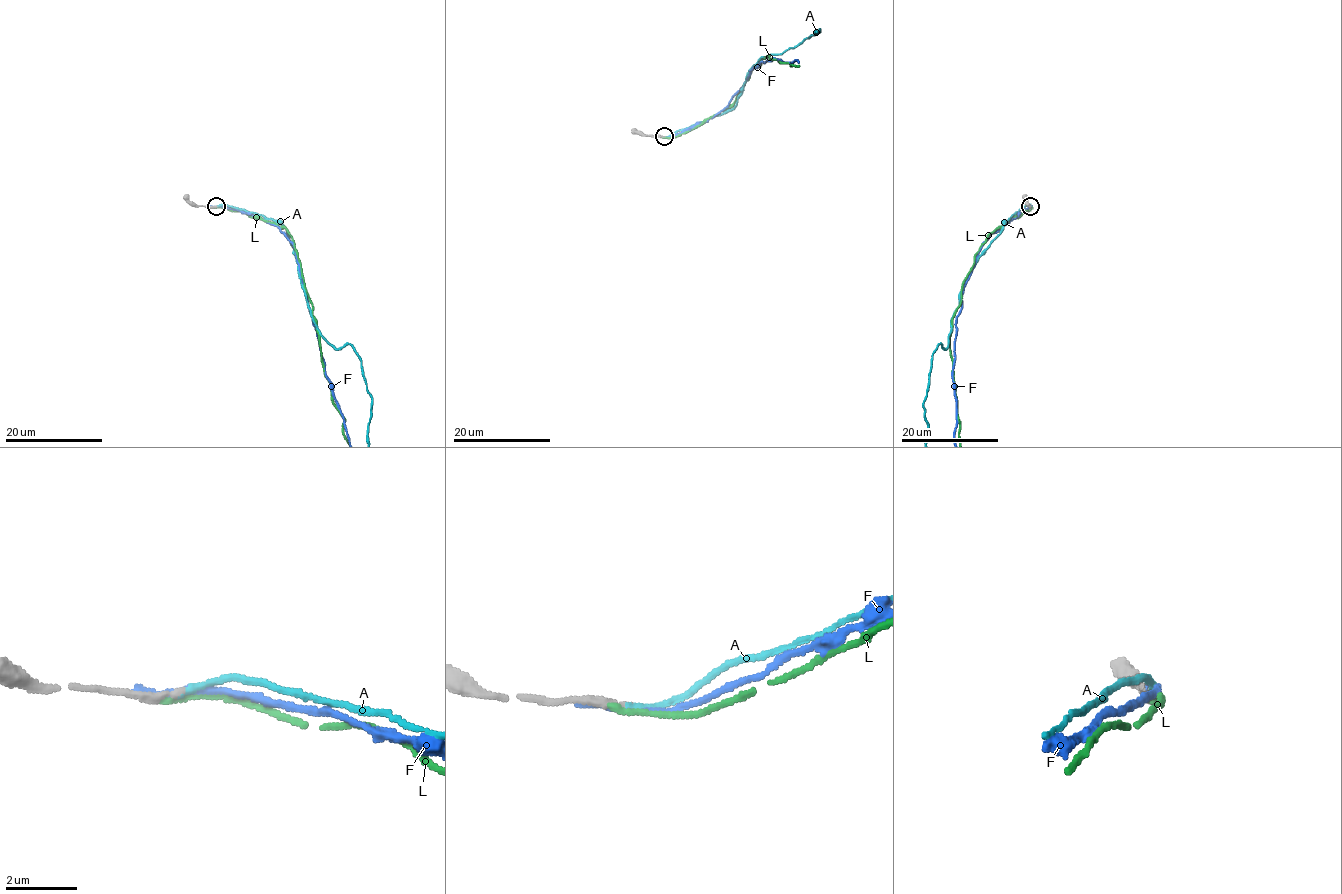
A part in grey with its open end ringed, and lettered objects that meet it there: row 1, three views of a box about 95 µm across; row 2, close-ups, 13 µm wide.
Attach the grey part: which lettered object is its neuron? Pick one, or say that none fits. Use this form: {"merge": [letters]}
{"merge": ["A"]}

